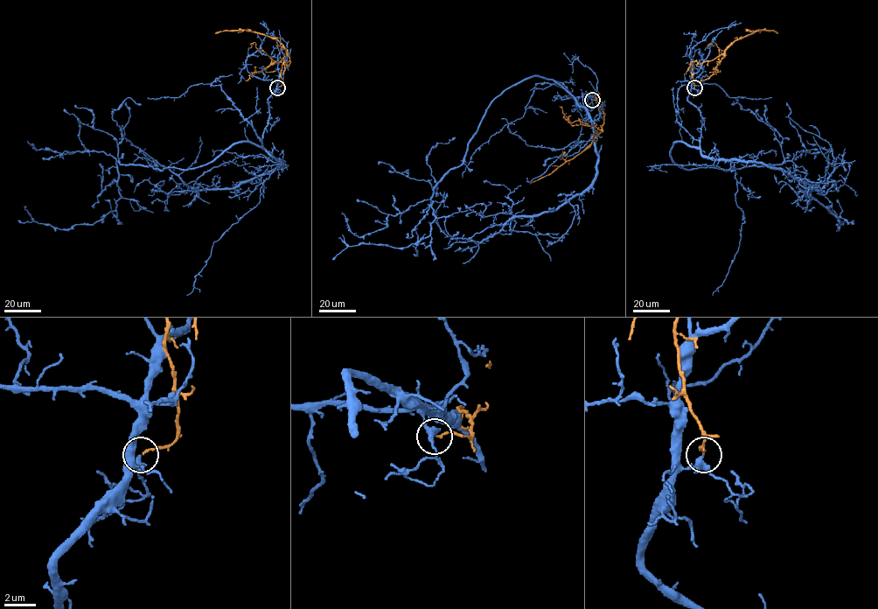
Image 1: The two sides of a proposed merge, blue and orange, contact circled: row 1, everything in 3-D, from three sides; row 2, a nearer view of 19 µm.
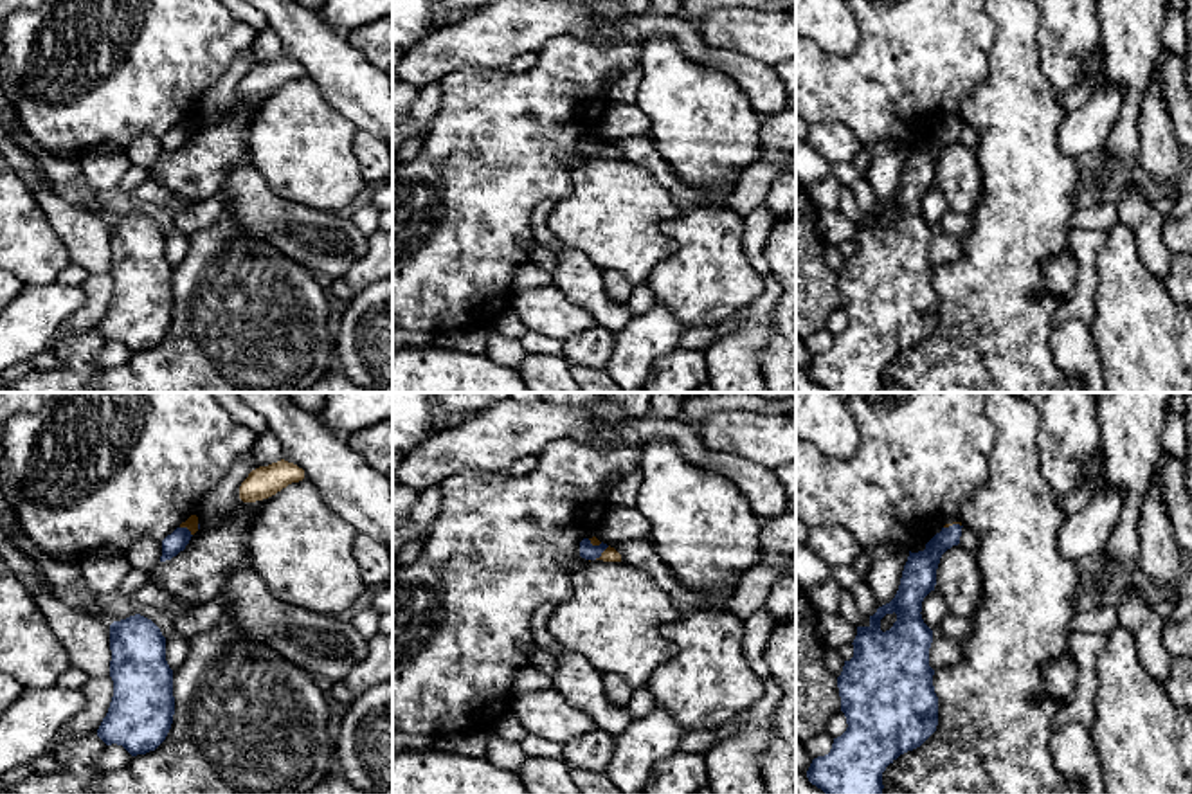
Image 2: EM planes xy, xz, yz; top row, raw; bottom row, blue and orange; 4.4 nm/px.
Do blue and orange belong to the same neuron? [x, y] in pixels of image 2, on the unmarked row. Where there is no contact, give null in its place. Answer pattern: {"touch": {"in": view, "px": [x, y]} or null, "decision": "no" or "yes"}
{"touch": {"in": "xz", "px": [602, 148]}, "decision": "no"}

